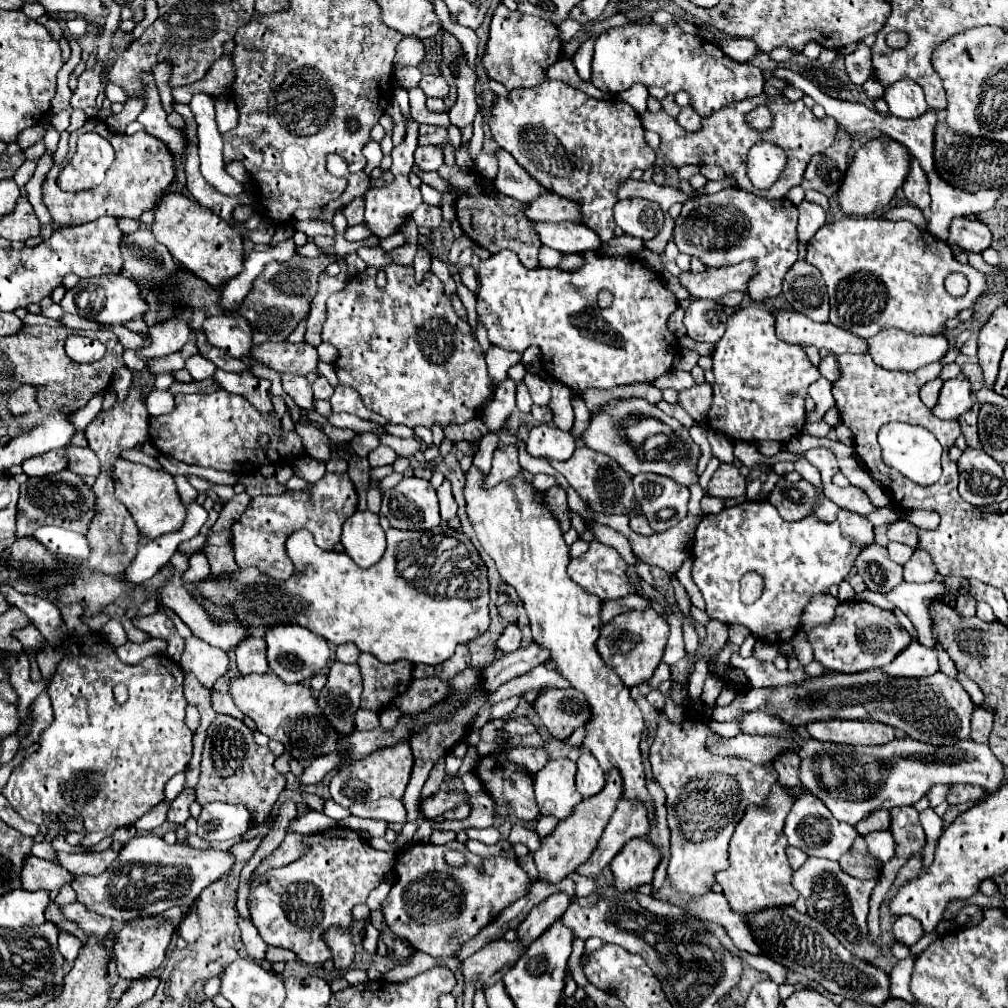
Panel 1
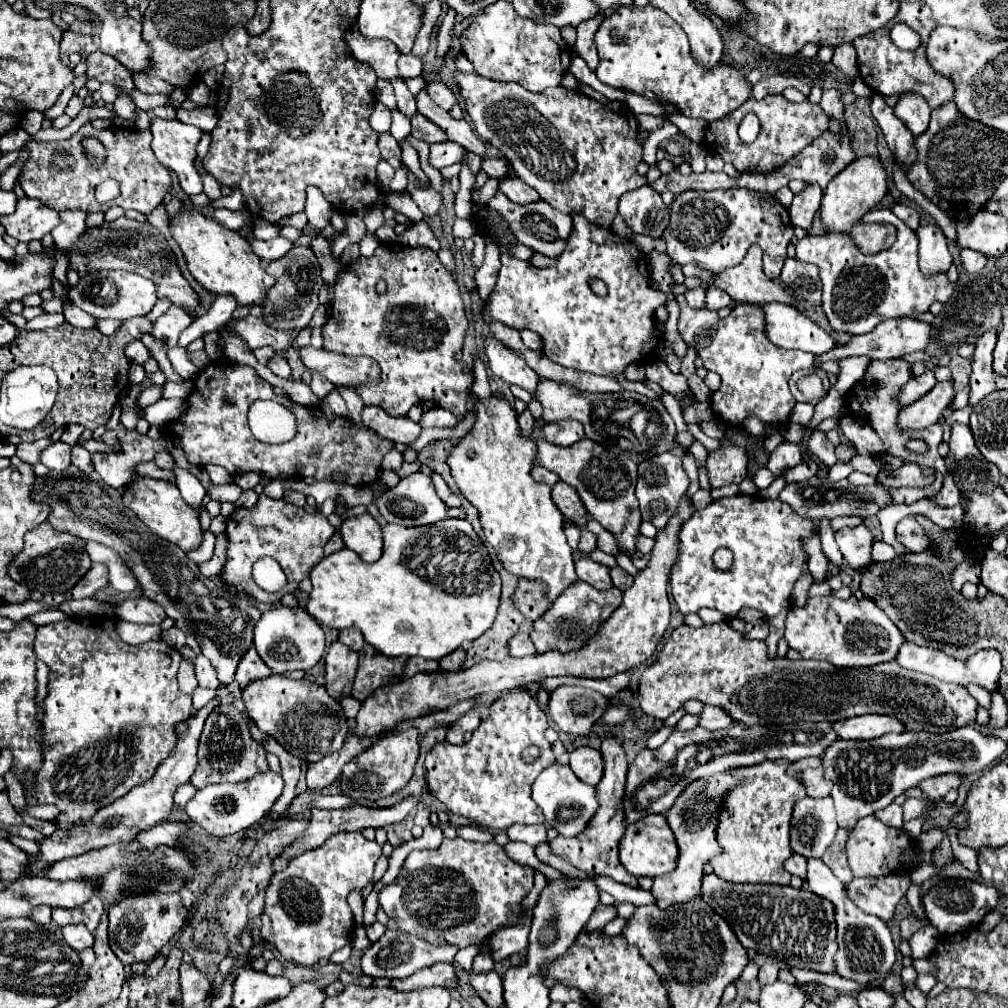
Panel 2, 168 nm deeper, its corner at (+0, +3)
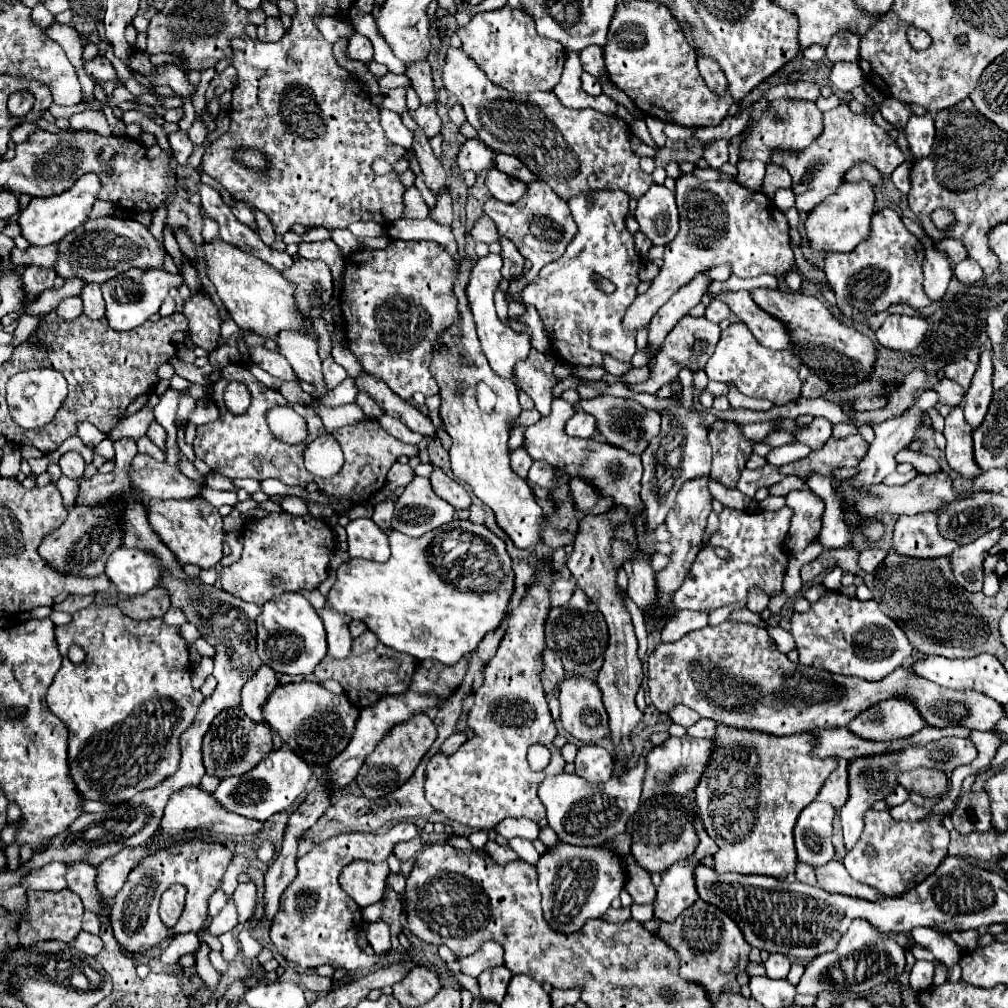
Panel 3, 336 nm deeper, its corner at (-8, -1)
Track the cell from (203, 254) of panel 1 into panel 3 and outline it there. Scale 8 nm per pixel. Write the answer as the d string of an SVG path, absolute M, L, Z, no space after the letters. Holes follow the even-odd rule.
M221 238L203 242L201 250L205 254L207 278L213 282L217 296L241 330L251 330L263 338L275 338L281 330L305 330L315 334L311 322L293 310L293 282L285 280L273 266L253 254L237 250L237 246L227 244Z

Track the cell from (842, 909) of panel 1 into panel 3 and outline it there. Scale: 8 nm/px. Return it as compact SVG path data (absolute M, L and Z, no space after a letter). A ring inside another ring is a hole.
M853 920L833 954L823 954L821 958L815 958L805 966L805 974L797 984L797 992L813 996L821 992L867 994L877 986L895 982L903 972L903 968L905 968L905 950L889 934L883 934L867 920Z

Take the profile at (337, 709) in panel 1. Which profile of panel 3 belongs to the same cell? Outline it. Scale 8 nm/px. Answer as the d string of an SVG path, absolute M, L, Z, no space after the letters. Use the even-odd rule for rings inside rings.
M329 608L319 610L319 616L323 618L325 630L327 630L327 644L329 644L329 656L331 658L347 658L351 654L353 636L349 634L349 624L343 616L337 612L331 612Z

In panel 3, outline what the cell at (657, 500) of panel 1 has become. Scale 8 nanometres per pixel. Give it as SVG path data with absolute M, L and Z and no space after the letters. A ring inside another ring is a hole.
M683 406L669 408L663 412L661 434L651 440L651 444L641 454L643 460L643 480L641 480L641 500L645 504L645 514L649 522L649 530L655 530L665 522L665 516L675 506L675 496L681 486L689 480L709 476L711 470L711 448L707 444L707 430L703 428L699 416L695 412L685 410ZM673 416L677 422L667 422ZM671 452L671 454L669 454Z

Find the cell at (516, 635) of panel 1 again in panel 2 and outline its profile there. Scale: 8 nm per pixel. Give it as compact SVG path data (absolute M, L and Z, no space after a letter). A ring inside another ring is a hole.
M517 632L517 634L509 640L509 652L511 652L511 656L521 656L521 658L523 658L523 656L535 654L537 650L535 650L535 646L533 646L529 634Z

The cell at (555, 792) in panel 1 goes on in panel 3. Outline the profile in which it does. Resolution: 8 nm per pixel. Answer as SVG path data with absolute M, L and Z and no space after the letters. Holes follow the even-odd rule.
M645 754L635 768L625 770L619 776L609 778L603 784L589 784L577 774L547 776L539 784L539 798L547 808L547 822L557 832L559 840L573 846L603 846L605 840L621 834L627 828L629 818L639 808L641 784L645 774Z

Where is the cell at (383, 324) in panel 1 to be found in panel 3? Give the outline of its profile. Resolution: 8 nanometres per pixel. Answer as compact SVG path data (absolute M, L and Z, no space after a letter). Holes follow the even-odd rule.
M391 240L383 250L371 250L363 262L353 262L350 255L344 272L341 312L345 340L357 342L347 348L359 364L385 378L387 386L403 400L415 392L437 394L439 384L431 374L431 360L435 352L443 350L441 334L461 318L453 290L457 260L437 242Z

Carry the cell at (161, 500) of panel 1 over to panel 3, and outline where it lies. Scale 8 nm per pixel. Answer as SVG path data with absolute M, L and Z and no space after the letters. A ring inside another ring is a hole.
M203 498L181 500L157 500L149 502L147 518L163 544L177 554L183 564L197 564L201 568L213 568L223 558L223 520L213 504Z

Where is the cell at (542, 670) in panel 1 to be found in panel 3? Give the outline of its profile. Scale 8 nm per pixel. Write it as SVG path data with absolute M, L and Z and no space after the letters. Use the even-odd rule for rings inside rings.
M455 732L453 736L449 736L449 738L443 742L441 752L443 752L443 754L447 754L447 756L449 756L449 754L453 754L453 752L455 752L455 750L465 742L465 740L467 740L467 734L465 734L465 732Z

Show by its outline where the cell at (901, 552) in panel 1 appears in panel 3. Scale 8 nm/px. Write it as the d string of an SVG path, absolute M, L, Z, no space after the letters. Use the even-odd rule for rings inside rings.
M867 548L859 556L859 566L867 572L873 572L885 560L887 554L889 554L889 550L885 550L885 548Z

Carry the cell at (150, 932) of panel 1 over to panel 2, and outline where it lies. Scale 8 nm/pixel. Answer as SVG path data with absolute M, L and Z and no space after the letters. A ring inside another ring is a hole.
M149 892L133 896L131 902L129 898L125 898L125 902L115 902L113 906L109 906L107 914L109 914L111 948L125 966L133 966L133 964L147 964L149 960L153 960L161 952L161 948L173 938L173 934L177 934L183 928L189 910L183 906L179 894Z

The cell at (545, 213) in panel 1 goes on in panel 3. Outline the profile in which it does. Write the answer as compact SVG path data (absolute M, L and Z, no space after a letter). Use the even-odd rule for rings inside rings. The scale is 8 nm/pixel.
M491 168L487 176L489 176L487 182L485 182L487 188L491 190L493 198L497 198L497 200L501 200L501 202L507 202L507 204L517 202L517 200L521 200L521 198L525 196L525 192L527 192L527 184L525 184L525 182L521 182L521 180L517 180L517 178L511 178L511 176L499 172L497 168Z

